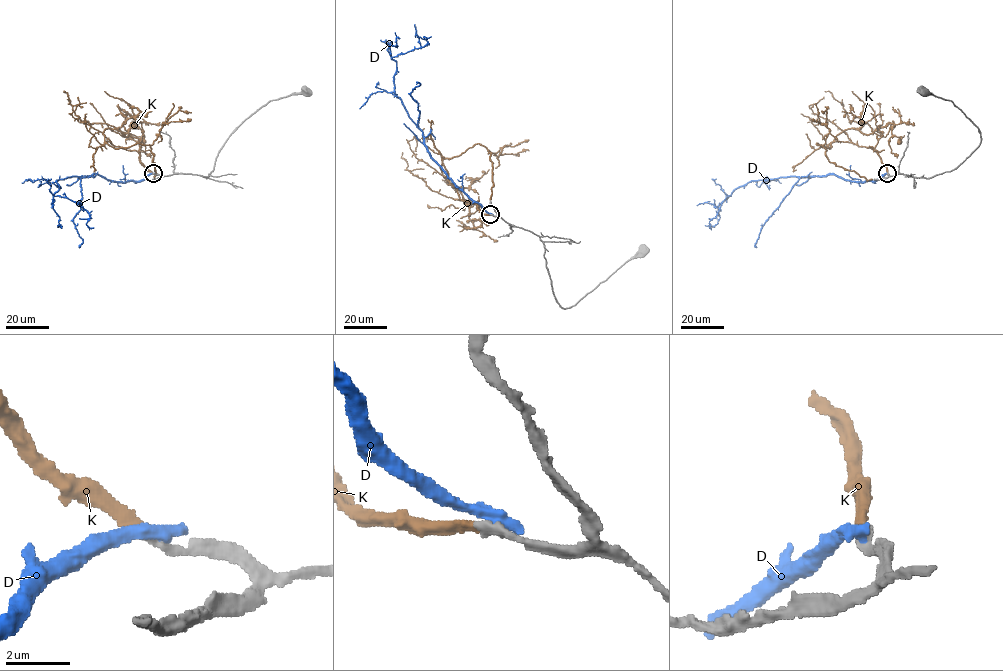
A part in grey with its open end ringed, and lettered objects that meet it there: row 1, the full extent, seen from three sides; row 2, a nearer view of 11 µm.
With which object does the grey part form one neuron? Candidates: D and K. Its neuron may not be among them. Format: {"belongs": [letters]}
{"belongs": ["K"]}

